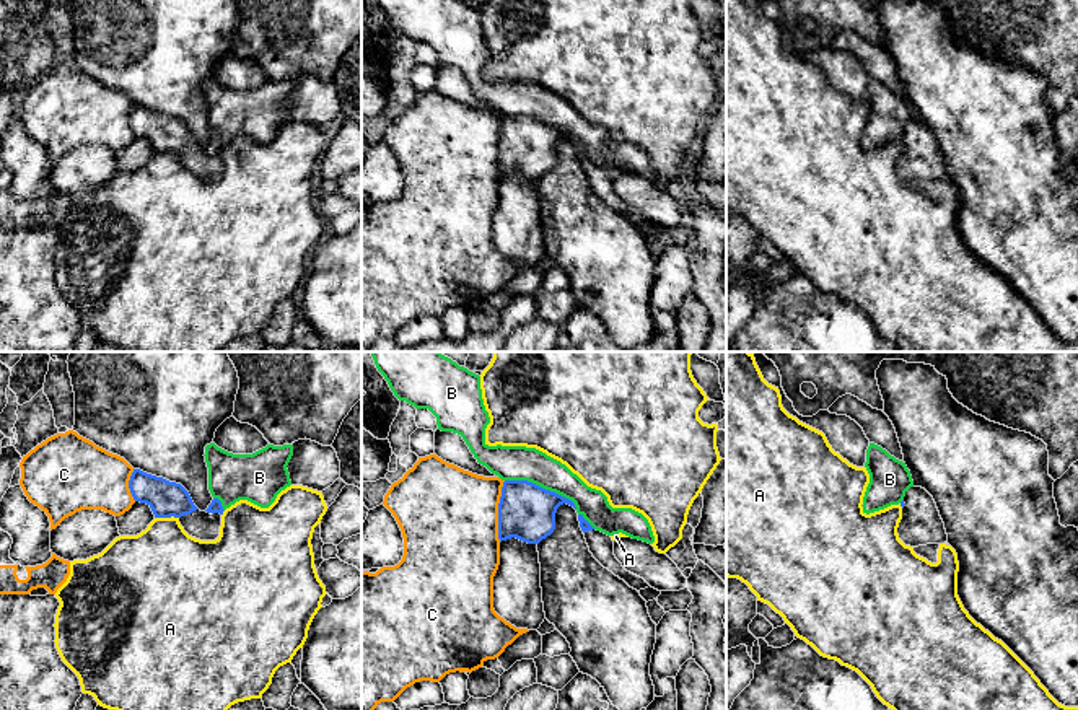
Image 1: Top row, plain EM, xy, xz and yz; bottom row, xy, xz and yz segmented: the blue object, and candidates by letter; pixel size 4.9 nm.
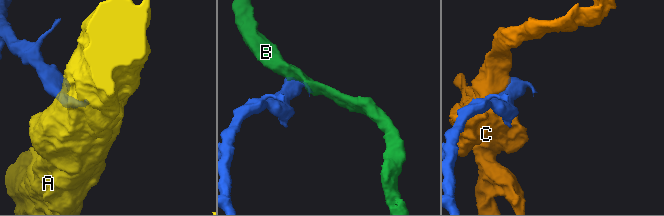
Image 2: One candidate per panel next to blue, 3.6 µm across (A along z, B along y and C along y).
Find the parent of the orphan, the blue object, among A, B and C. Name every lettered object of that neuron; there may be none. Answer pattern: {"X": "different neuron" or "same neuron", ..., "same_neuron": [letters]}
{"A": "different neuron", "B": "different neuron", "C": "different neuron", "same_neuron": []}

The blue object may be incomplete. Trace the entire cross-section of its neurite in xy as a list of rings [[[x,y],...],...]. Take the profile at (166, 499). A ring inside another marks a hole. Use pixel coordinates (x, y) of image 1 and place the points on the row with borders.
[[[134,469],[130,480],[129,480],[129,489],[135,502],[147,503],[155,518],[177,518],[184,531],[200,541],[215,541],[220,536],[220,526],[221,526],[221,515],[223,515],[223,506],[218,498],[213,498],[212,503],[205,511],[200,511],[189,492],[176,482],[169,482],[163,477],[156,477],[151,474],[147,474],[140,469]]]

